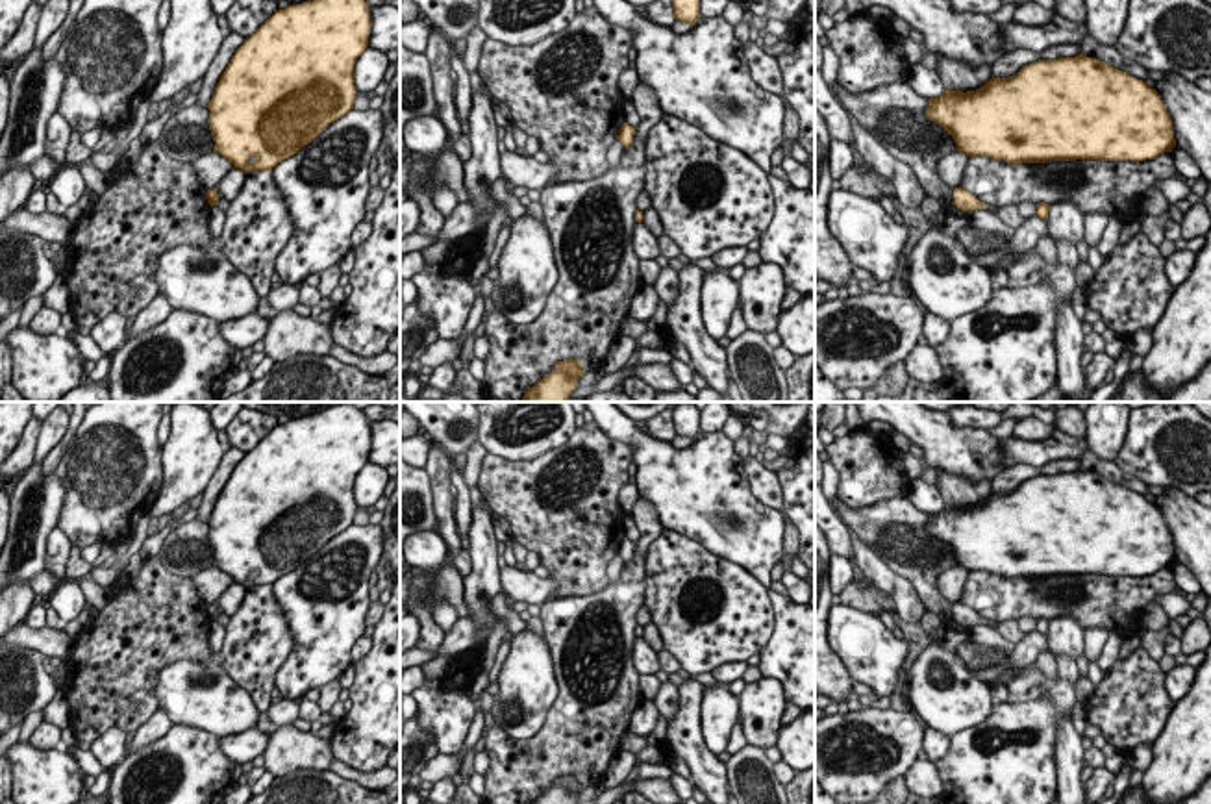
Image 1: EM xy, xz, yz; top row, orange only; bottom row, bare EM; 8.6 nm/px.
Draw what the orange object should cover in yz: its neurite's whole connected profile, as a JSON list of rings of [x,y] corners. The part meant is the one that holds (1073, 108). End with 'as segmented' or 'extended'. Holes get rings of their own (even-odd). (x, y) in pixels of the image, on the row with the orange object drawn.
[[[1076,57],[1039,59],[1011,78],[991,78],[976,91],[944,91],[924,115],[944,128],[957,152],[1005,163],[1146,161],[1176,146],[1172,119],[1155,89],[1107,63]]]; as segmented

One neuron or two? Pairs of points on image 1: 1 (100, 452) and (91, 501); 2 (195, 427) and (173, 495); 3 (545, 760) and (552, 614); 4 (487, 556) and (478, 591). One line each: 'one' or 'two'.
1: one
2: one
3: one
4: one

